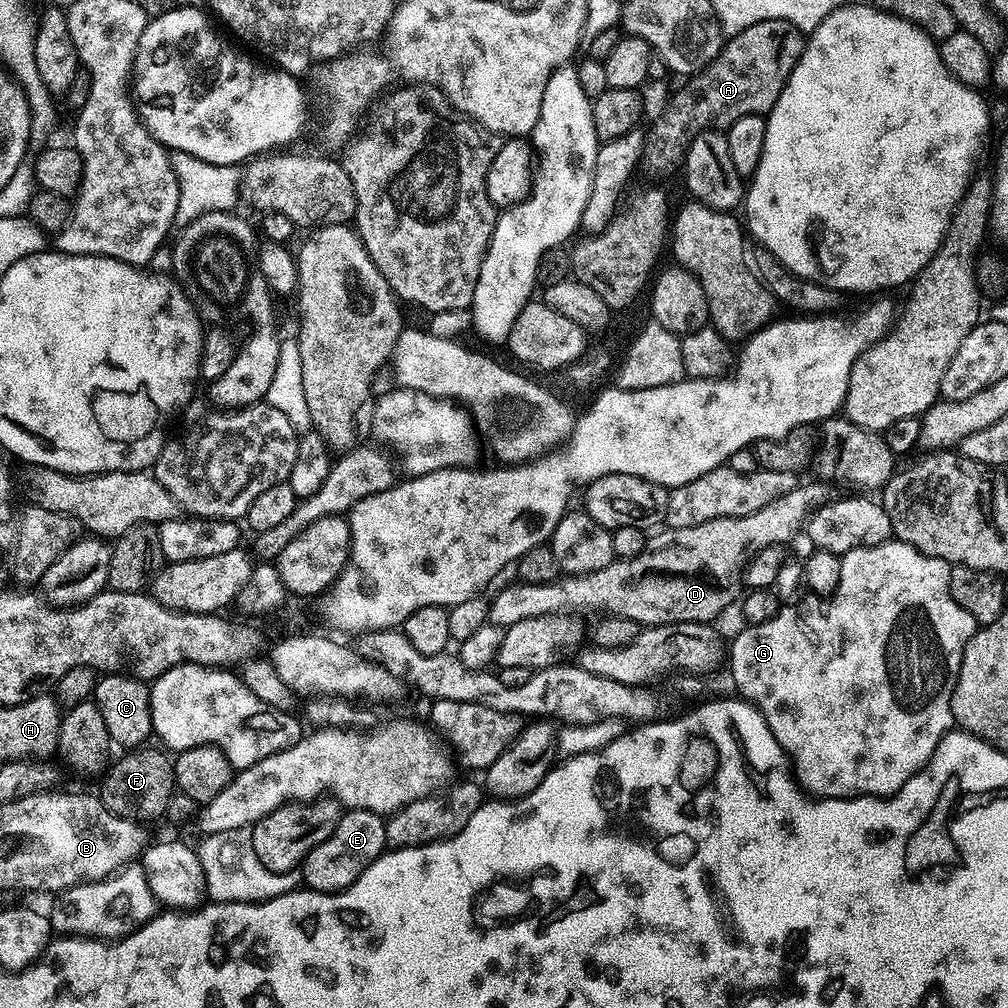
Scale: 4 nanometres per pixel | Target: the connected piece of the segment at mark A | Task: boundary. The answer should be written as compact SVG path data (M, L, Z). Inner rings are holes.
M767 20L754 26L746 26L737 36L729 36L720 49L718 58L710 62L702 71L687 81L685 88L680 88L672 96L672 101L664 108L664 113L657 118L646 132L644 141L644 160L656 172L672 172L681 167L684 155L688 153L688 143L699 132L709 130L727 130L738 118L746 118L746 114L764 116L771 113L775 104L780 101L782 90L790 78L790 74L798 66L804 53L805 33L799 32L790 22L785 20Z

